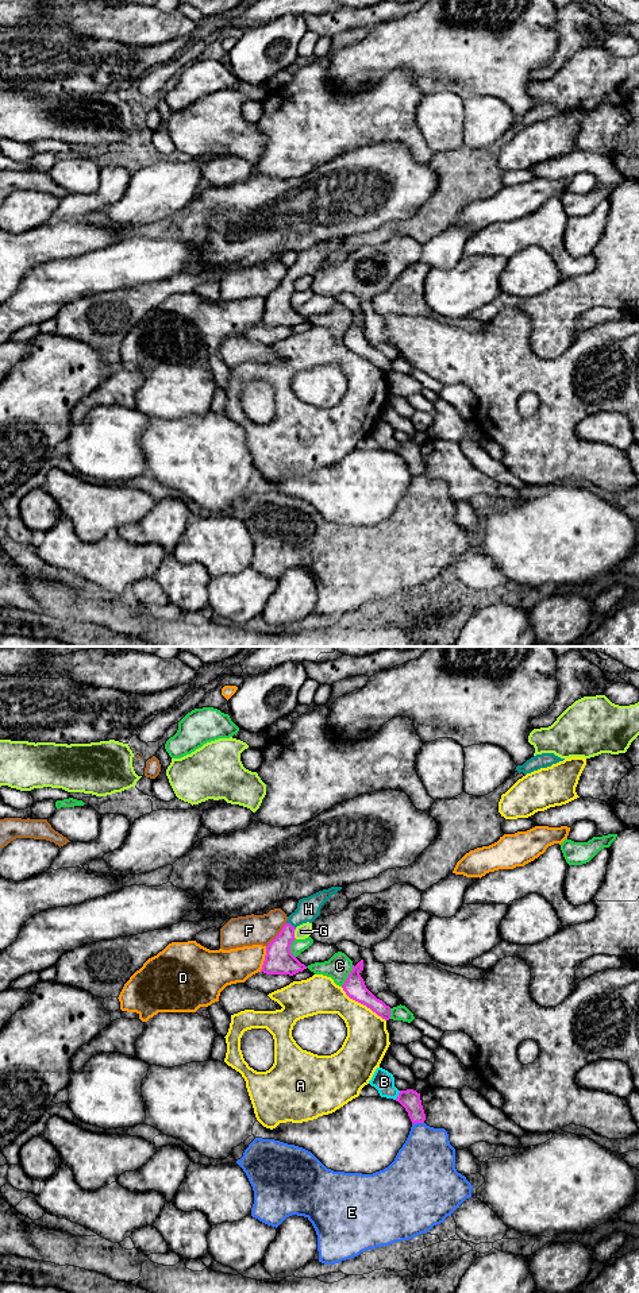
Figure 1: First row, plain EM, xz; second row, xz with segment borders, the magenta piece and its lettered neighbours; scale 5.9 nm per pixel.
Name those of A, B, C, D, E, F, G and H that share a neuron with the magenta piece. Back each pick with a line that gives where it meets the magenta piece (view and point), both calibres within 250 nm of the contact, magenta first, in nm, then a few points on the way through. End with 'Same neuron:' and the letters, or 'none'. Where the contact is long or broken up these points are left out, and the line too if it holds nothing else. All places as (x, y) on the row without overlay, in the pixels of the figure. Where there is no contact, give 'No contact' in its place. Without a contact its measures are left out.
H: Touches magenta at xz (291, 277). Thickness 170 nm (magenta) against 140 nm. Path across: xz (278, 312), (280, 297), (291, 277), (308, 261)
Same neuron: H

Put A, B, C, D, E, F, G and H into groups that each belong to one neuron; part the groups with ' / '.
A / B F / C / D / E / G / H

